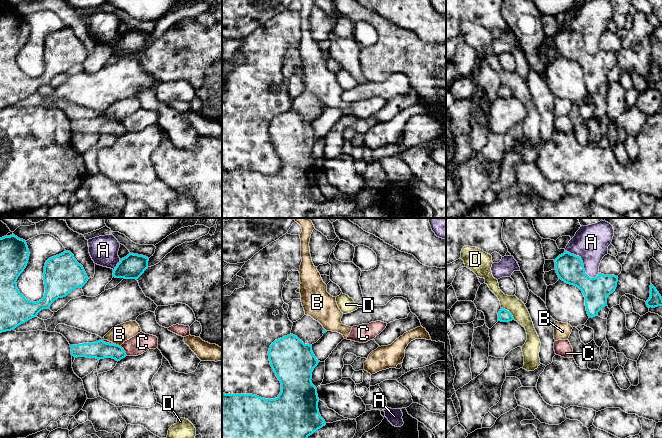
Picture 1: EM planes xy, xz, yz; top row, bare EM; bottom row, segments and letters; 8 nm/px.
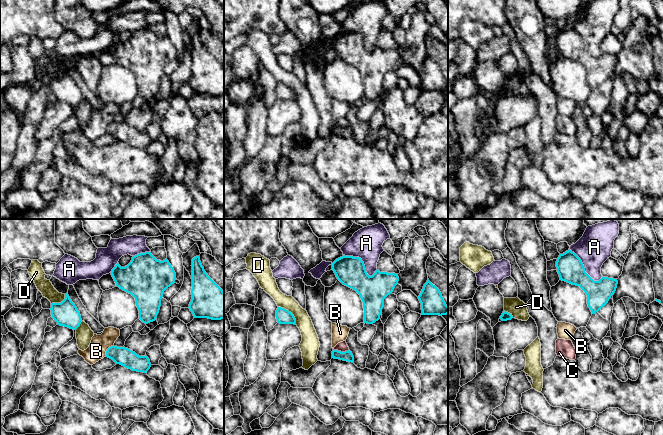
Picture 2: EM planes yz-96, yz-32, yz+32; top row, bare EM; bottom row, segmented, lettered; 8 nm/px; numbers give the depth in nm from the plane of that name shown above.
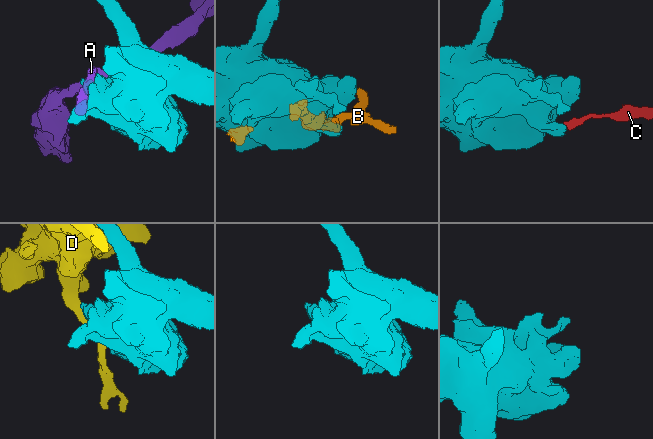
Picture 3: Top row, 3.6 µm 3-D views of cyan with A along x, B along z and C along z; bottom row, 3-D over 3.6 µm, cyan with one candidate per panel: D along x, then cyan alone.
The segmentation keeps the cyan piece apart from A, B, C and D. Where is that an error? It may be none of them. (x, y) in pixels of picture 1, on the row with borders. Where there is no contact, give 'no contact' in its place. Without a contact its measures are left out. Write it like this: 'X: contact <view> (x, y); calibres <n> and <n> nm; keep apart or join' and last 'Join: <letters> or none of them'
A: contact yz (583, 264); calibres 220 and 280 nm; keep apart
B: contact xy (117, 345); calibres 140 and 150 nm; keep apart
C: contact xy (124, 351); calibres 140 and 160 nm; keep apart
D: contact yz (509, 312); calibres 100 and 140 nm; keep apart
Join: none of them

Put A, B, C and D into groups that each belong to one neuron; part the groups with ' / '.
A / B / C / D

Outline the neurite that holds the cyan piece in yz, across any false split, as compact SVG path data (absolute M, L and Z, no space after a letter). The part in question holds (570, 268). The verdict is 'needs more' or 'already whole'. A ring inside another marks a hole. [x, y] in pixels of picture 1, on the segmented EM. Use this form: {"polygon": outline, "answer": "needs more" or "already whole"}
{"polygon": "M567 251L559 255L554 262L559 279L582 291L589 318L598 316L598 312L607 305L608 296L615 291L618 276L599 273L597 277L590 278L585 273L581 257Z", "answer": "already whole"}

